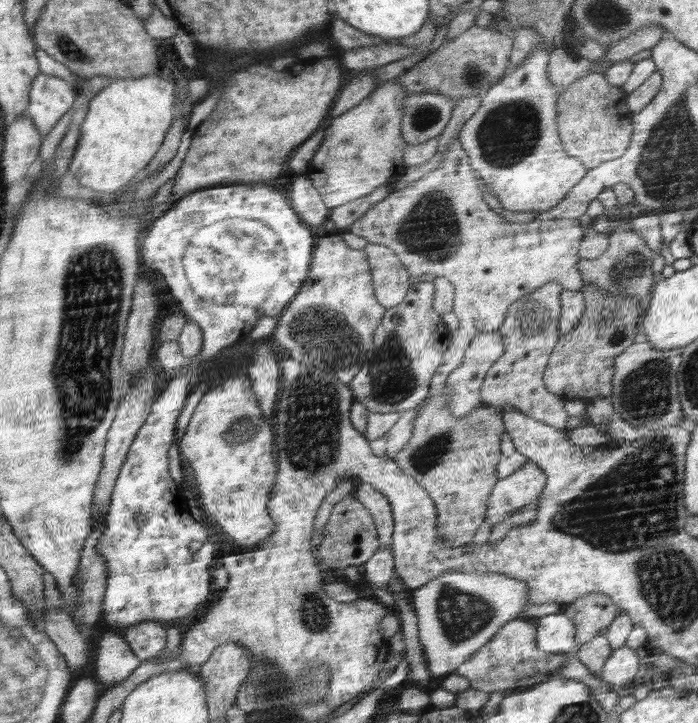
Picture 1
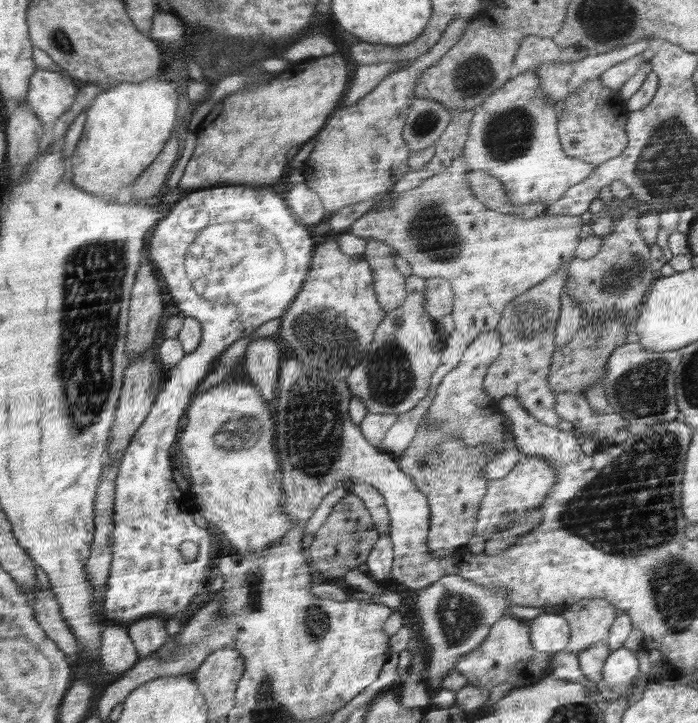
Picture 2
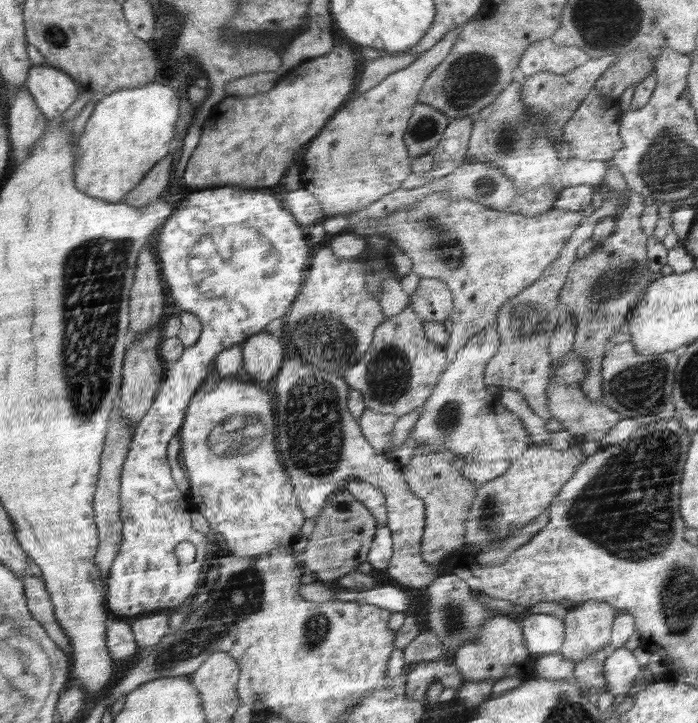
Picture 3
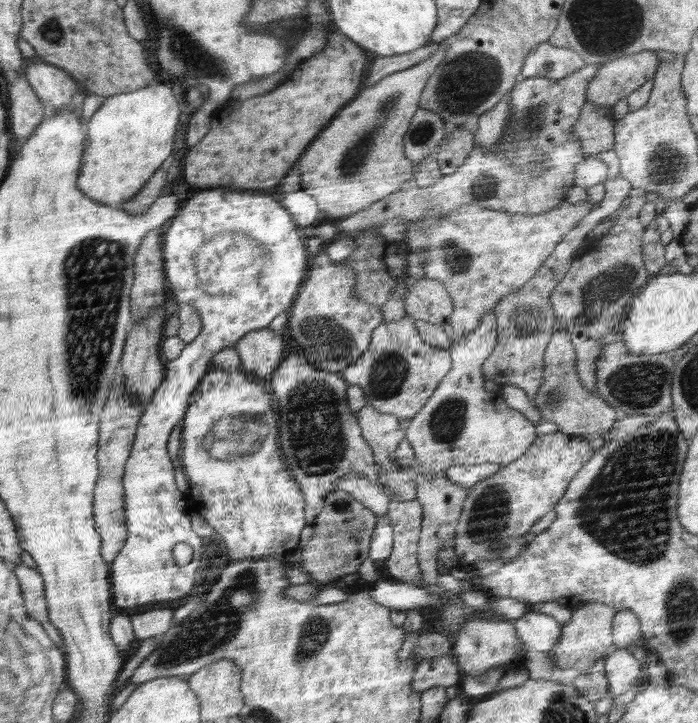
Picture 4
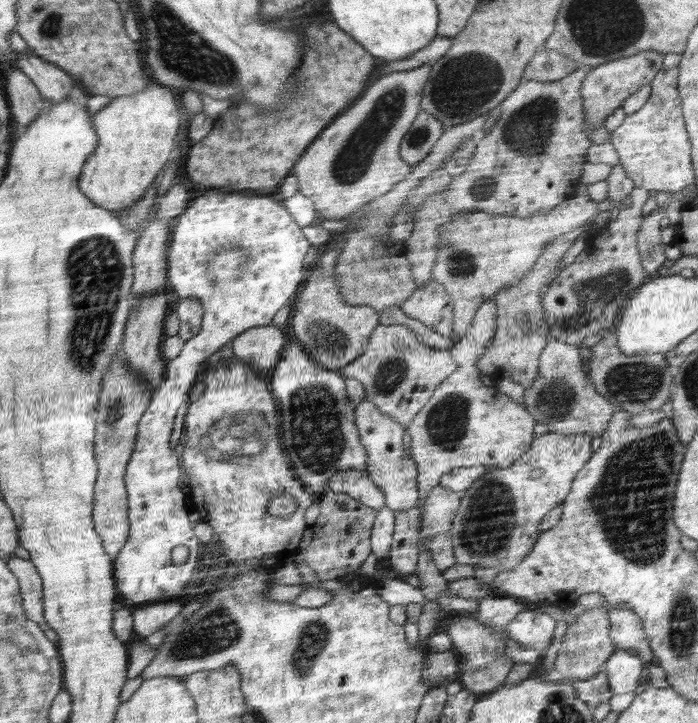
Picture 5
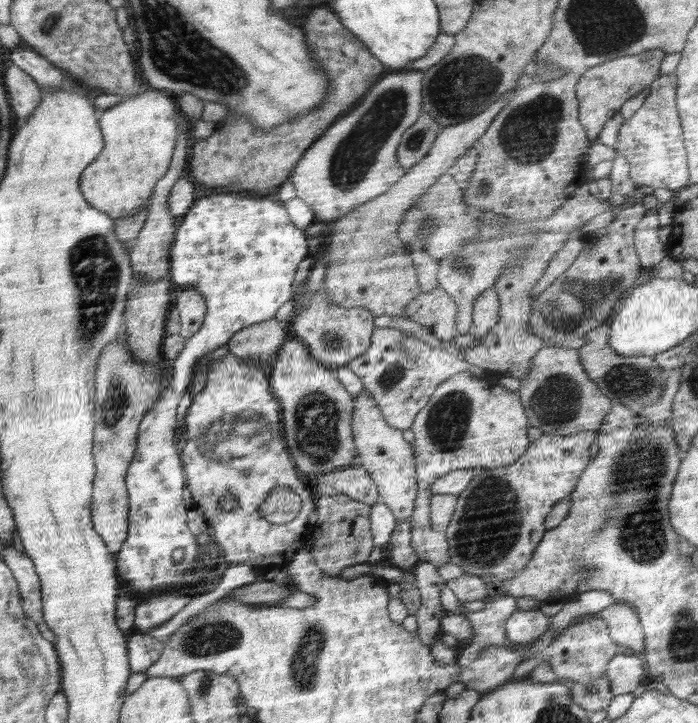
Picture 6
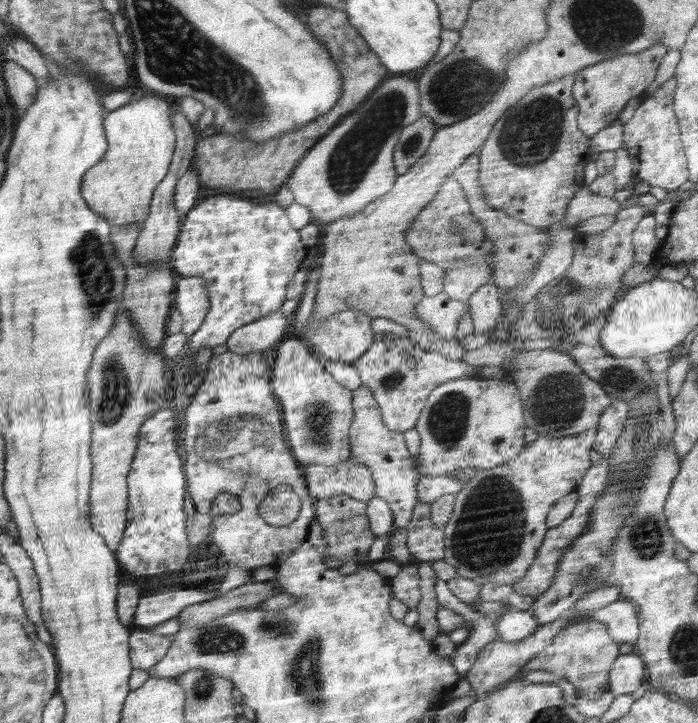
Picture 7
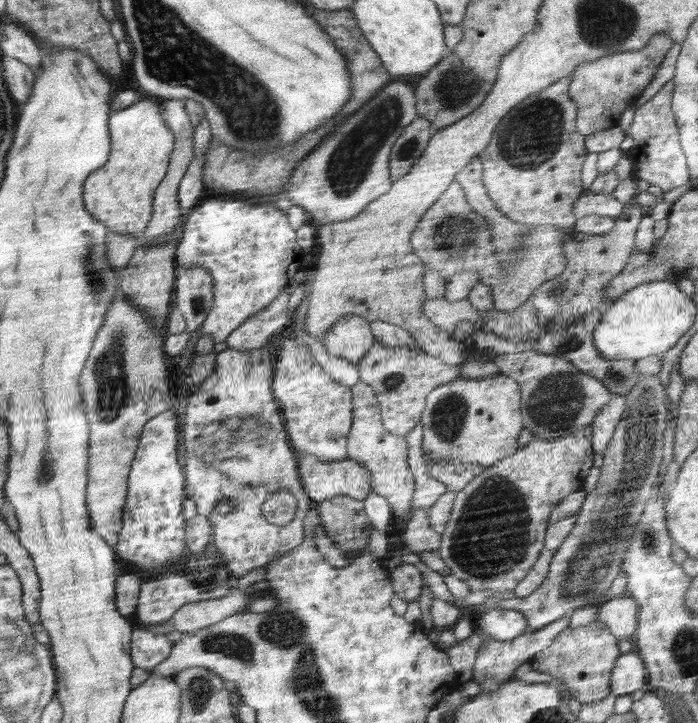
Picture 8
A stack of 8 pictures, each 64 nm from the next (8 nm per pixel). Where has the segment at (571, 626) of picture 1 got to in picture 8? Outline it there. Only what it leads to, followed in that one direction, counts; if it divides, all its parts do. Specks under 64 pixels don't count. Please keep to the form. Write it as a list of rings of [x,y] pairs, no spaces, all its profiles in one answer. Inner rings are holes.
[[[496,607],[480,614],[474,625],[490,639],[509,641],[524,634],[527,617],[518,610]]]

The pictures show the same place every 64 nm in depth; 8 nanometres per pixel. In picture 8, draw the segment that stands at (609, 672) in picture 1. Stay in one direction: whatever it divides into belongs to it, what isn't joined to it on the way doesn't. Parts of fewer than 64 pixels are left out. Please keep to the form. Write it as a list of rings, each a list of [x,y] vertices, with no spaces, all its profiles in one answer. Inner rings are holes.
[[[630,651],[620,656],[614,663],[615,668],[612,673],[612,695],[621,697],[623,695],[632,695],[638,688],[644,686],[646,678],[646,669],[644,668],[643,658],[638,653]]]

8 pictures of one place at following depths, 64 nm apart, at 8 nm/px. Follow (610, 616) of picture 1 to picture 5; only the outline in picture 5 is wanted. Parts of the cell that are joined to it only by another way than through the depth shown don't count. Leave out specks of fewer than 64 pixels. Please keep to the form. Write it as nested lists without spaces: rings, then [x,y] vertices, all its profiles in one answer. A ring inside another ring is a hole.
[[[610,607],[593,608],[578,615],[573,624],[568,625],[564,638],[560,642],[554,668],[563,675],[568,675],[573,680],[590,680],[603,668],[603,664],[614,654],[615,644],[609,637],[610,623],[608,613]]]

